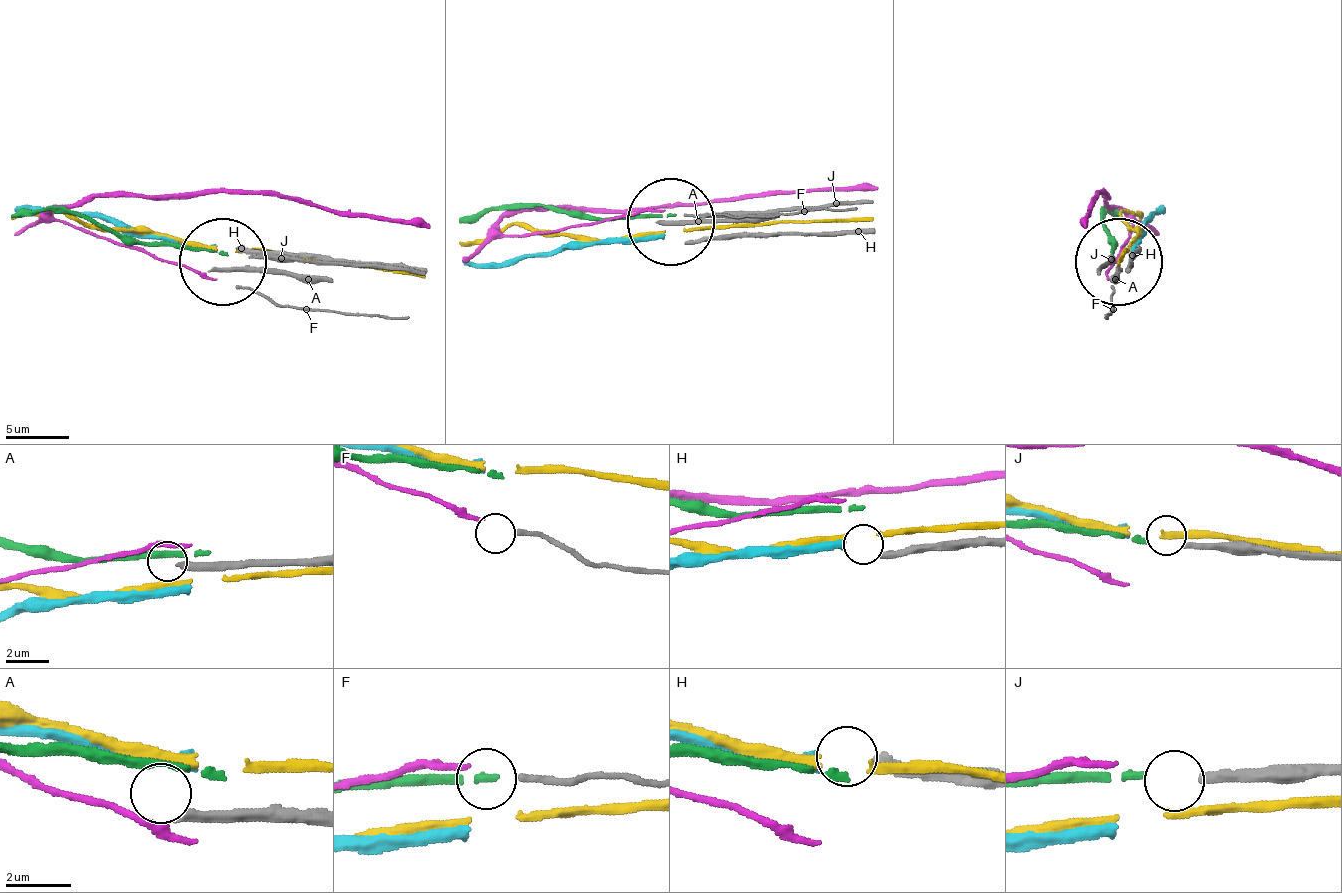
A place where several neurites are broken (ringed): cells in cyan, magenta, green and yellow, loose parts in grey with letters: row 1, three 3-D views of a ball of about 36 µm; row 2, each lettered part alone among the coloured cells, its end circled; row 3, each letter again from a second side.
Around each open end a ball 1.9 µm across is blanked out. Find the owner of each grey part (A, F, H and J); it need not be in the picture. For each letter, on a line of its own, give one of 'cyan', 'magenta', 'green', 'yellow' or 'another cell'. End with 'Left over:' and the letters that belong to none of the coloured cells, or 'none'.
A: another cell
F: magenta
H: cyan
J: green
Left over: A

